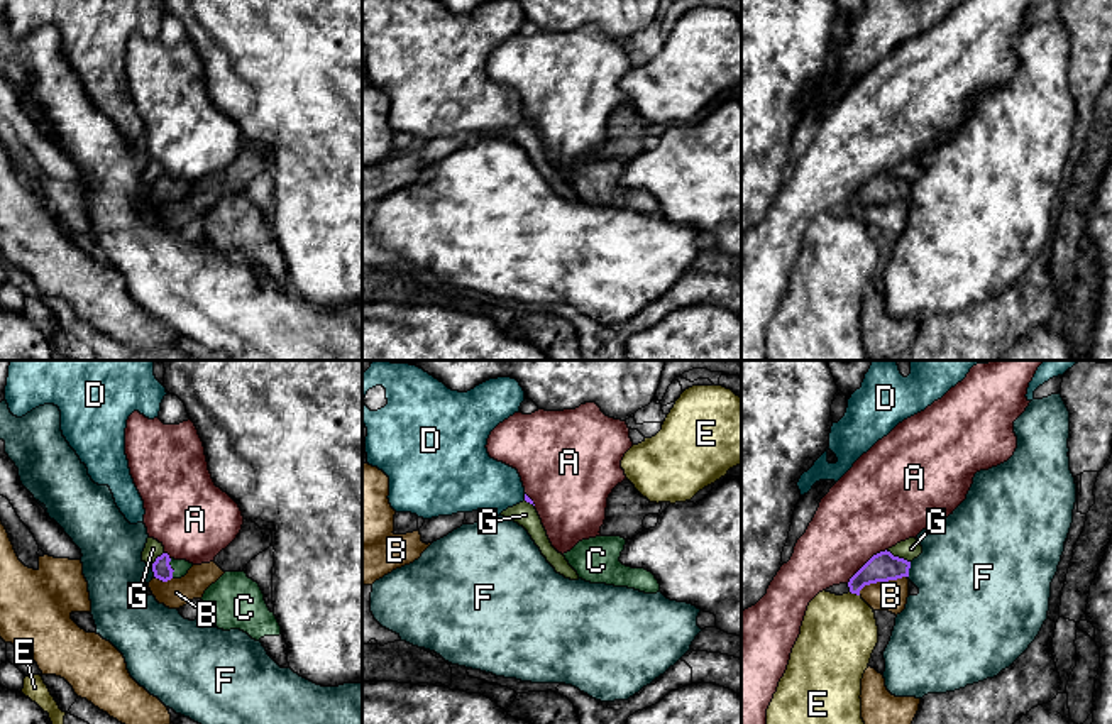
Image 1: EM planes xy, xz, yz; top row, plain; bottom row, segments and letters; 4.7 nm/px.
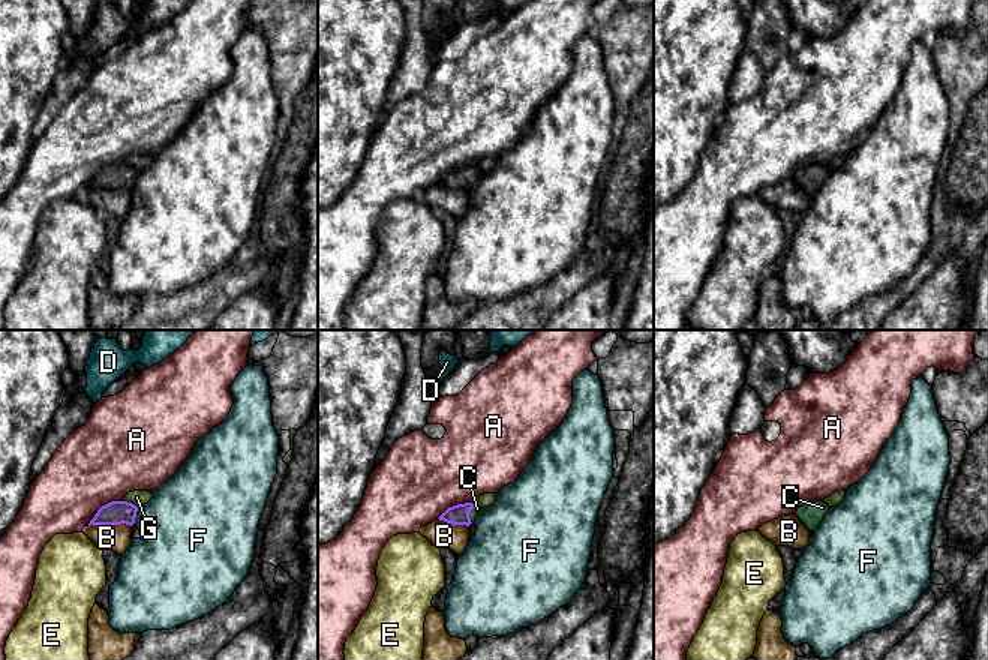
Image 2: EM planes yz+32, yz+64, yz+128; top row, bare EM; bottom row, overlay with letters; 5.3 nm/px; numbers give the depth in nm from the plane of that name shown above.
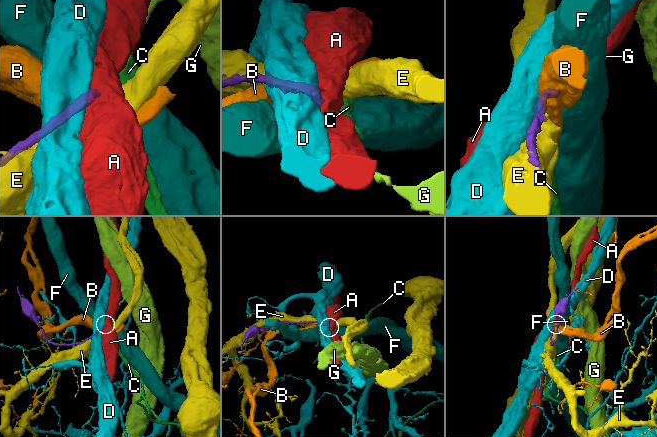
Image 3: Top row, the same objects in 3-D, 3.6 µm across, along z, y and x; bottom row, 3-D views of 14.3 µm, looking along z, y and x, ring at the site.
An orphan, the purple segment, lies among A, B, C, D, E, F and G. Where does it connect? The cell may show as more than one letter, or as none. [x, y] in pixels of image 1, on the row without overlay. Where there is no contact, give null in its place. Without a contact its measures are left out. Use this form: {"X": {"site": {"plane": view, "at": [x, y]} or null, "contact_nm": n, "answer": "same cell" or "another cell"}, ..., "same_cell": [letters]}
{"A": {"site": {"plane": "yz", "at": [865, 185]}, "contact_nm": 260, "answer": "another cell"}, "B": {"site": {"plane": "yz", "at": [880, 202]}, "contact_nm": 240, "answer": "another cell"}, "C": {"site": {"plane": "xy", "at": [171, 190]}, "contact_nm": 100, "answer": "same cell"}, "D": {"site": {"plane": "xz", "at": [525, 119]}, "contact_nm": 30, "answer": "another cell"}, "E": {"site": {"plane": "yz", "at": [855, 213]}, "contact_nm": 50, "answer": "another cell"}, "F": {"site": {"plane": "yz", "at": [909, 188]}, "contact_nm": 70, "answer": "another cell"}, "G": {"site": {"plane": "yz", "at": [897, 178]}, "contact_nm": 130, "answer": "another cell"}, "same_cell": ["C"]}

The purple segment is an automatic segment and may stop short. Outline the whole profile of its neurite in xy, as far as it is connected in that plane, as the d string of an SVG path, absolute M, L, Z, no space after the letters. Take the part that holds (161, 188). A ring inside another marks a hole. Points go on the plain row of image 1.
M162 174L152 184L152 193L156 200L168 203L171 200L184 198L191 188L193 184L186 181L174 181L168 174Z

